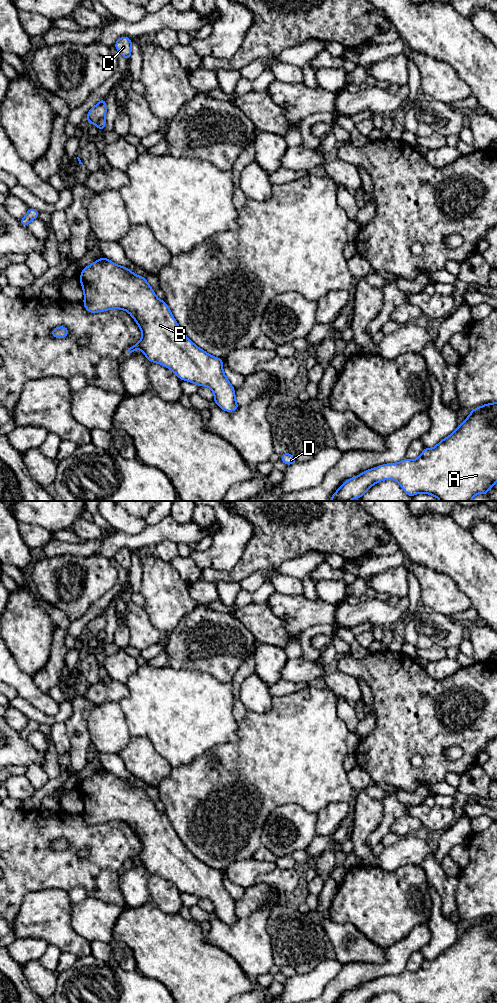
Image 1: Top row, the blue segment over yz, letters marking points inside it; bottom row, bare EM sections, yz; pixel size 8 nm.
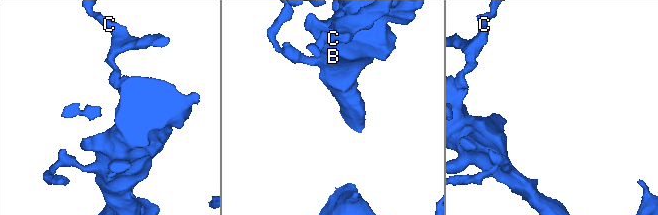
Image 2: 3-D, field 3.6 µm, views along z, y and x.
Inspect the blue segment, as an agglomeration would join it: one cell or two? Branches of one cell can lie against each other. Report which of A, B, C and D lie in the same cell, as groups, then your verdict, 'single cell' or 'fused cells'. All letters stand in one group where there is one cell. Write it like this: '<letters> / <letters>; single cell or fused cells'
A B D / C; fused cells

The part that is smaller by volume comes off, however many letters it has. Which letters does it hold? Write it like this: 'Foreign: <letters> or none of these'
Foreign: C

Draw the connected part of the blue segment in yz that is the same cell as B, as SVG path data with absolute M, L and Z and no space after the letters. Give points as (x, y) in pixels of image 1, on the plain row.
M102 768L83 780L80 795L84 803L83 816L89 825L122 821L132 828L141 841L141 852L127 860L127 867L133 866L135 861L140 861L149 874L171 881L180 892L209 899L214 905L214 915L222 922L234 924L240 919L236 914L235 900L223 884L222 871L200 861L184 846L167 815L155 807L145 789L135 787L130 781Z

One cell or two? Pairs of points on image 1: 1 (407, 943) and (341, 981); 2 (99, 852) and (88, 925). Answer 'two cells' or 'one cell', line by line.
1: one cell
2: two cells

